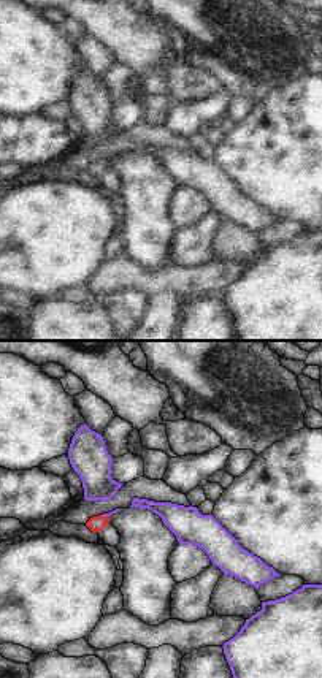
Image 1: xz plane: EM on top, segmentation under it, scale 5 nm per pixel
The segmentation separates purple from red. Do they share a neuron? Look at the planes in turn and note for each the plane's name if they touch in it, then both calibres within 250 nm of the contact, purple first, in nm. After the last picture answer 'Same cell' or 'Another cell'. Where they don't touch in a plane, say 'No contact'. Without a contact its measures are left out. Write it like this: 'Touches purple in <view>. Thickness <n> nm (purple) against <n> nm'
Touches purple in xz. Thickness 20 nm (purple) against 80 nm.

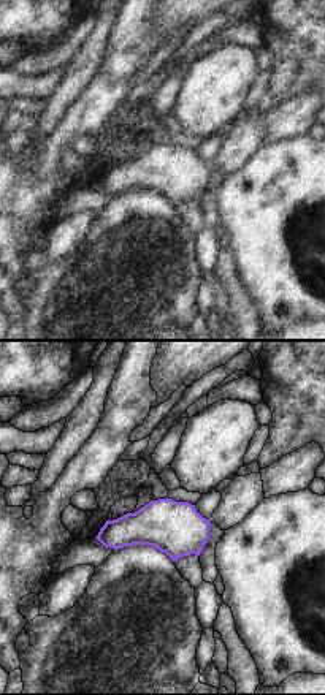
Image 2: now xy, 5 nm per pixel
No contact.

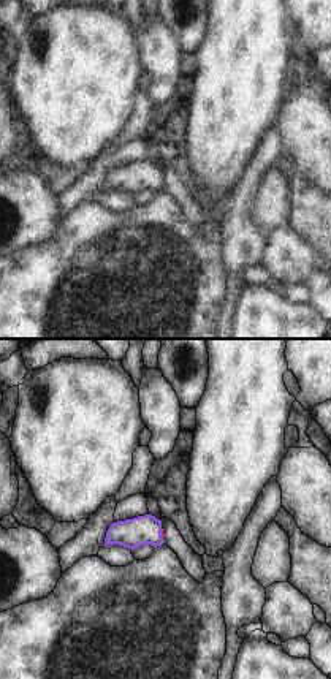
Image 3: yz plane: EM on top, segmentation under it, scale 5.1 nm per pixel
Touches purple in yz. Thickness 150 nm (purple) against 20 nm.

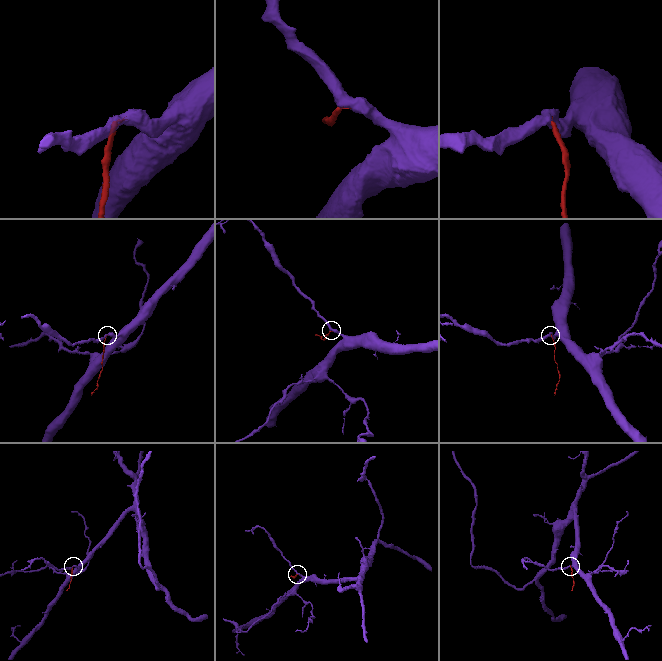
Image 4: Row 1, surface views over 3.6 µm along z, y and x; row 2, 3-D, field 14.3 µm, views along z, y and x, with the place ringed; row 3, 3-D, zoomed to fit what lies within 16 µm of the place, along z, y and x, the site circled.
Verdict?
Same cell.

